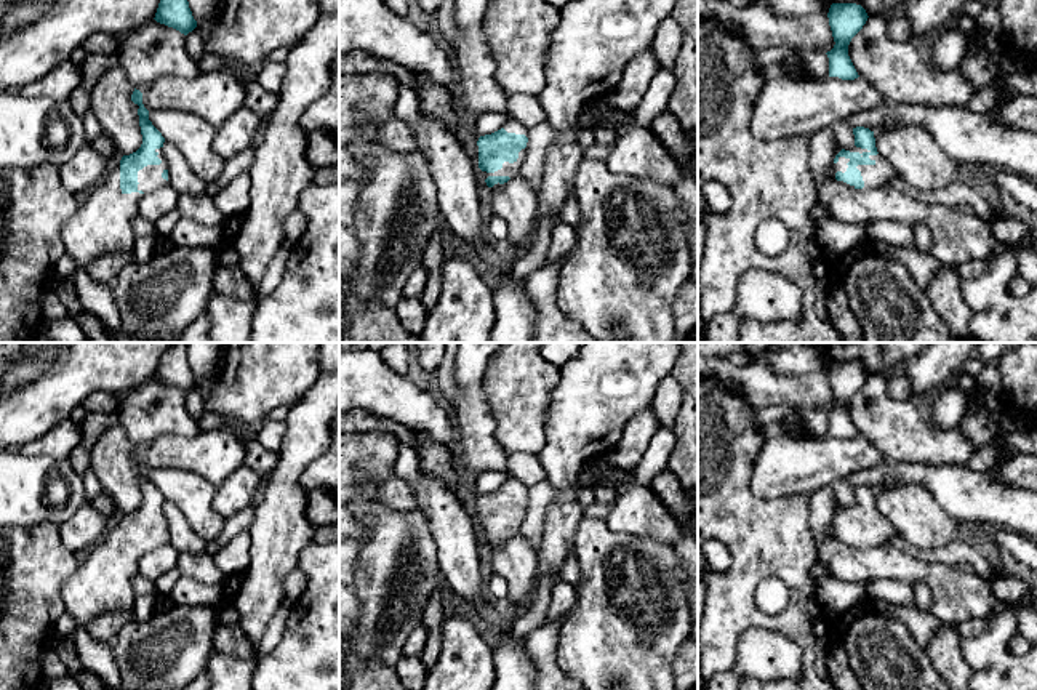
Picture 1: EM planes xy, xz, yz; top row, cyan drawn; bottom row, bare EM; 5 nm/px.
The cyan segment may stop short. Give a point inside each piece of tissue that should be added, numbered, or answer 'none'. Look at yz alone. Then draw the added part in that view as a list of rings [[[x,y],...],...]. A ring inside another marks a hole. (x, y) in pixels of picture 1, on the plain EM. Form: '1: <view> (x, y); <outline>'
1: yz (882, 532); [[[869,514],[874,519],[874,524],[858,524],[856,527],[861,530],[864,546],[888,546],[895,536],[899,536],[899,532],[882,515],[882,514]]]

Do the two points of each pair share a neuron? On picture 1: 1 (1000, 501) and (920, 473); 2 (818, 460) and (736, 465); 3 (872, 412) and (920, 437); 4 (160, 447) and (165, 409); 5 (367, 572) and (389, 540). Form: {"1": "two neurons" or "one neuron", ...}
{"1": "one neuron", "2": "two neurons", "3": "one neuron", "4": "two neurons", "5": "one neuron"}

